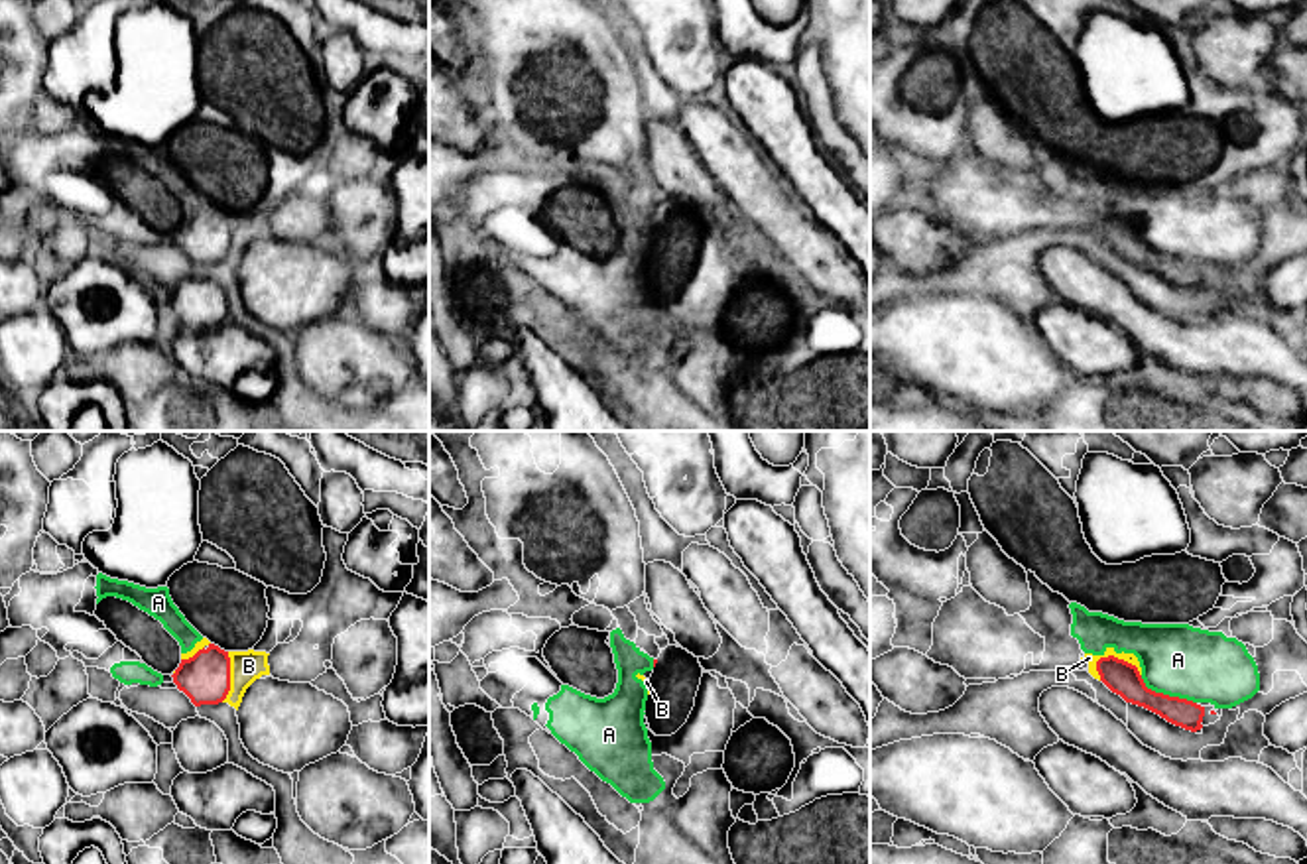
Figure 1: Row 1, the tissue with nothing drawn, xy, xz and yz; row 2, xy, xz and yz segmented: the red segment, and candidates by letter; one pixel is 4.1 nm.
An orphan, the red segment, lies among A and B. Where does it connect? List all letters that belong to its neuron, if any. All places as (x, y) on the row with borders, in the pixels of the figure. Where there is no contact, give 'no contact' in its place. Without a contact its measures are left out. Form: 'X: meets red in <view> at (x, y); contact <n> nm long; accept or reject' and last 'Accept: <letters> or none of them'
A: meets red in yz at (1166, 695); contact 260 nm long; reject
B: meets red in yz at (1120, 660); contact 200 nm long; accept
Accept: B

